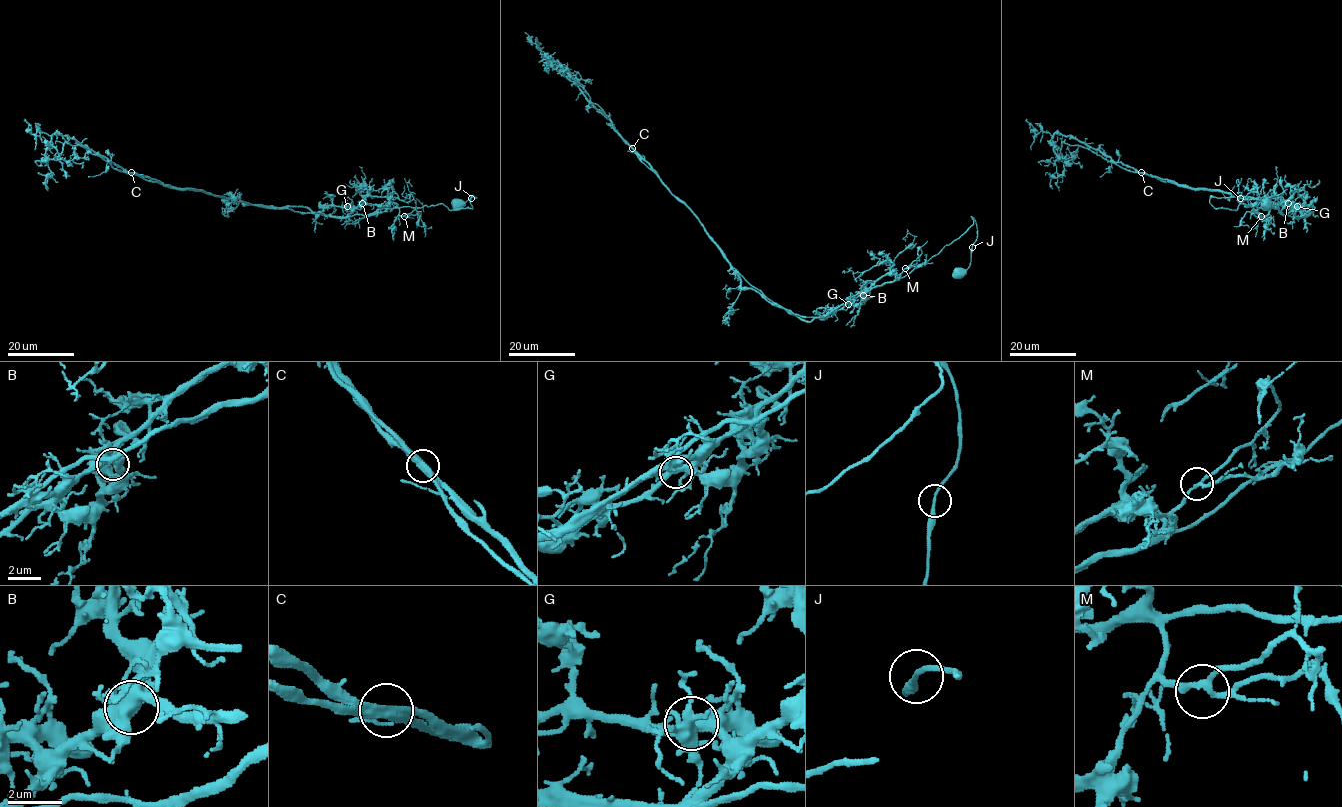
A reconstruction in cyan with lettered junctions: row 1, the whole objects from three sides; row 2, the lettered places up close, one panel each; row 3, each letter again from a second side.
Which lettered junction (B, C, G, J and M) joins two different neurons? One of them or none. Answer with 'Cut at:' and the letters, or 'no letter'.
Cut at: C

